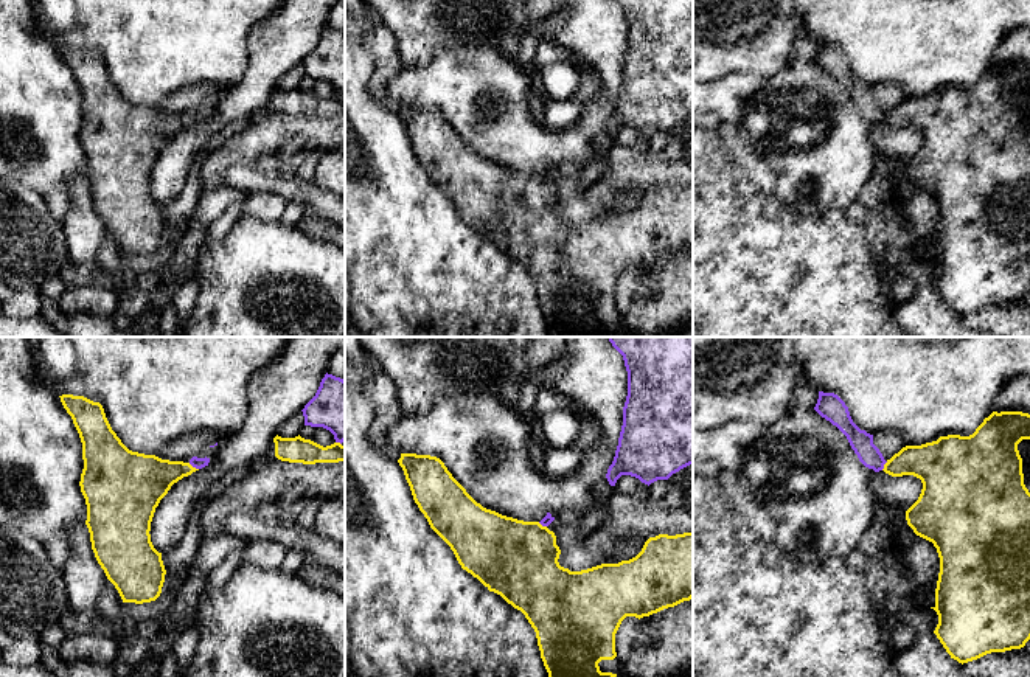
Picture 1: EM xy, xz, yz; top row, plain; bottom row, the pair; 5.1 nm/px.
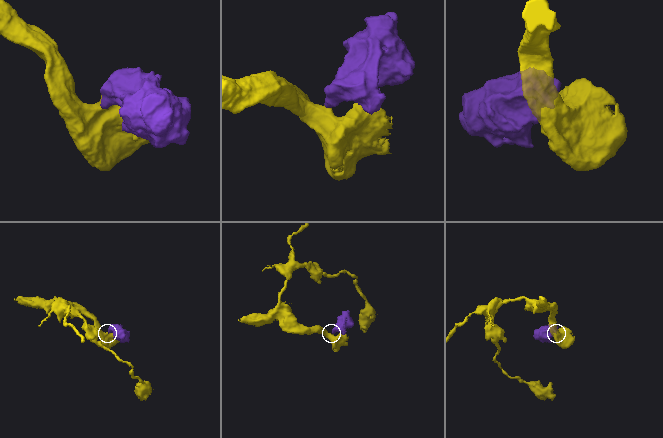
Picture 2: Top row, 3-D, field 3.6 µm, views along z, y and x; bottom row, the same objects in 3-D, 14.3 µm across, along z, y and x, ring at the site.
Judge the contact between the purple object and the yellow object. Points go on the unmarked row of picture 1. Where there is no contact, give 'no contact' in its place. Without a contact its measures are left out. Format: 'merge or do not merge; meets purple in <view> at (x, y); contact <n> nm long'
merge; meets purple in xy at (193, 118); contact 70 nm long

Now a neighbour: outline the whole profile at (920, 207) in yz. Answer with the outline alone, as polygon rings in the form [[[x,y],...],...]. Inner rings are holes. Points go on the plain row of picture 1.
[[[898,163],[890,172],[890,180],[895,186],[895,199],[915,230],[913,250],[921,259],[935,259],[935,241],[940,225],[937,200],[932,194],[913,185],[907,177],[906,165]]]

